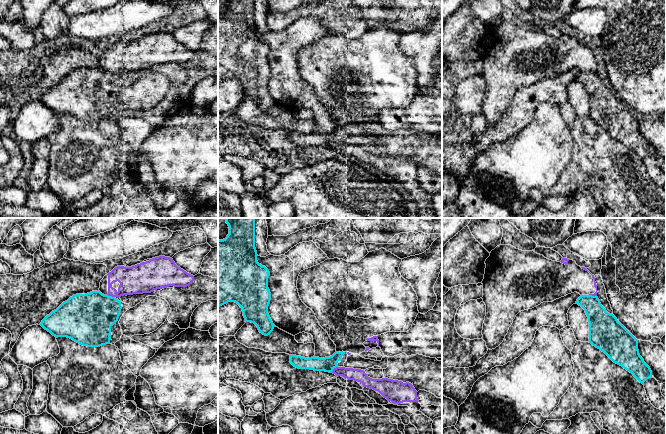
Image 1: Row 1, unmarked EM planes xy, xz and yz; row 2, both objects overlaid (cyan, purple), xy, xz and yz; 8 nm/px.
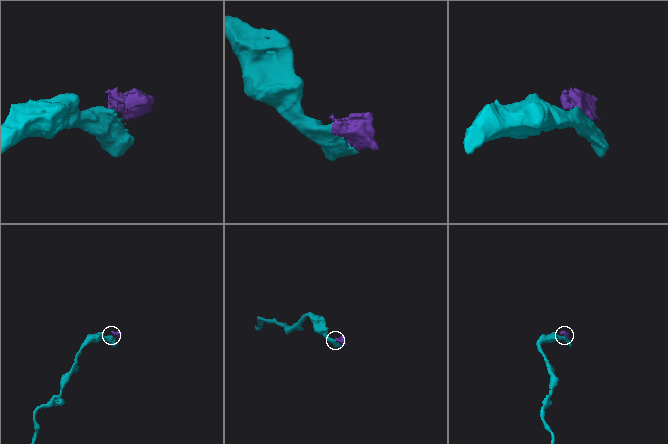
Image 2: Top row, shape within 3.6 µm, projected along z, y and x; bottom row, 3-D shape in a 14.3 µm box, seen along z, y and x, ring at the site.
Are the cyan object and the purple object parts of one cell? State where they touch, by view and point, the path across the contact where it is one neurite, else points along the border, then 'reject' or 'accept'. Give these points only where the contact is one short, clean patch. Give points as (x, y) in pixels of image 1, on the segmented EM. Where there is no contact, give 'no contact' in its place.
xz (333, 368) | along xz (337, 366), (331, 372) | reject

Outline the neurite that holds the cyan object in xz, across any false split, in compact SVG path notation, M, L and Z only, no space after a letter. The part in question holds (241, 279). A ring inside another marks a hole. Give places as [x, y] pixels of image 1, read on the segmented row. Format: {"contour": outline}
{"contour": "M255 218L225 219L229 234L225 239L218 240L218 308L228 302L237 303L242 308L245 322L254 323L260 333L268 336L275 327L268 314L270 272L257 261Z"}

